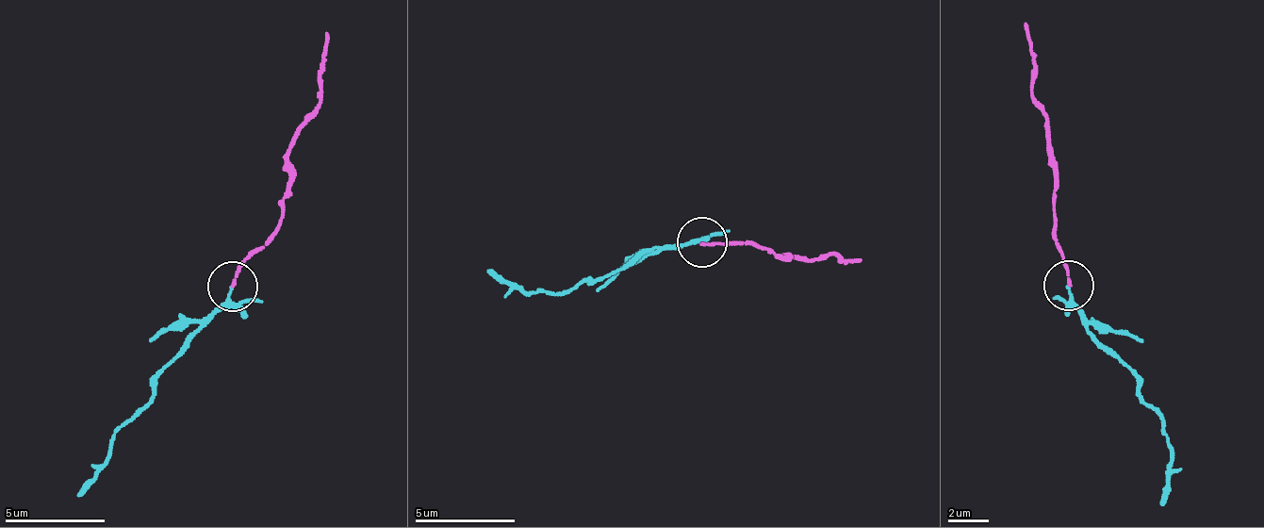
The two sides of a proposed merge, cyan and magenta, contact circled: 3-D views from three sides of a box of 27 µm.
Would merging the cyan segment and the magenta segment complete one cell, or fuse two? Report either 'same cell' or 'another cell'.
another cell

